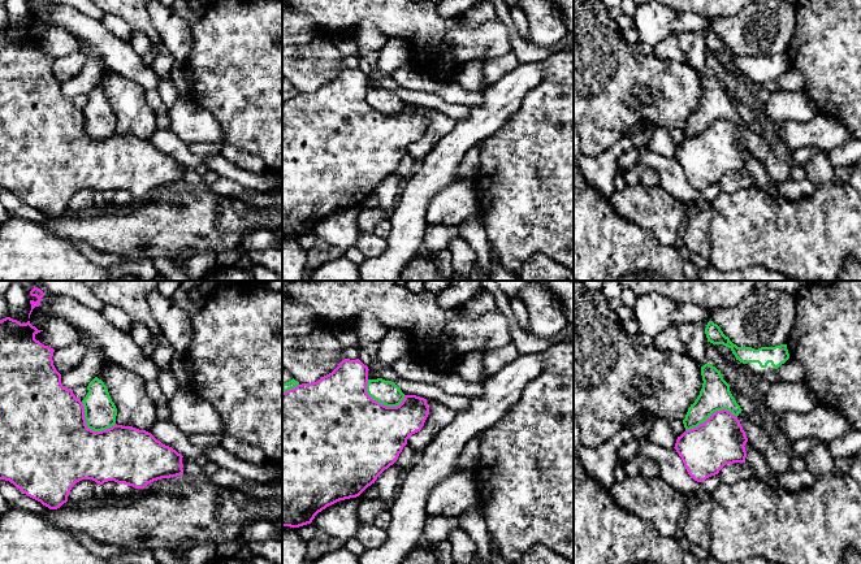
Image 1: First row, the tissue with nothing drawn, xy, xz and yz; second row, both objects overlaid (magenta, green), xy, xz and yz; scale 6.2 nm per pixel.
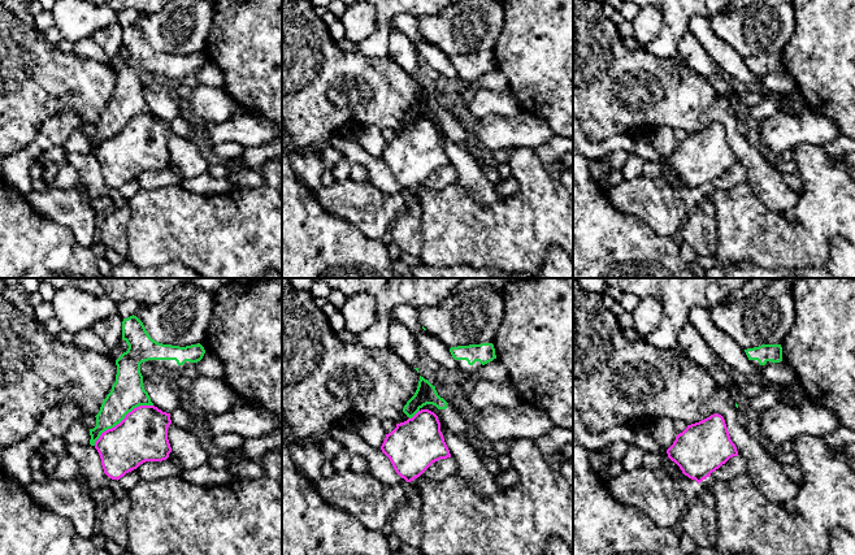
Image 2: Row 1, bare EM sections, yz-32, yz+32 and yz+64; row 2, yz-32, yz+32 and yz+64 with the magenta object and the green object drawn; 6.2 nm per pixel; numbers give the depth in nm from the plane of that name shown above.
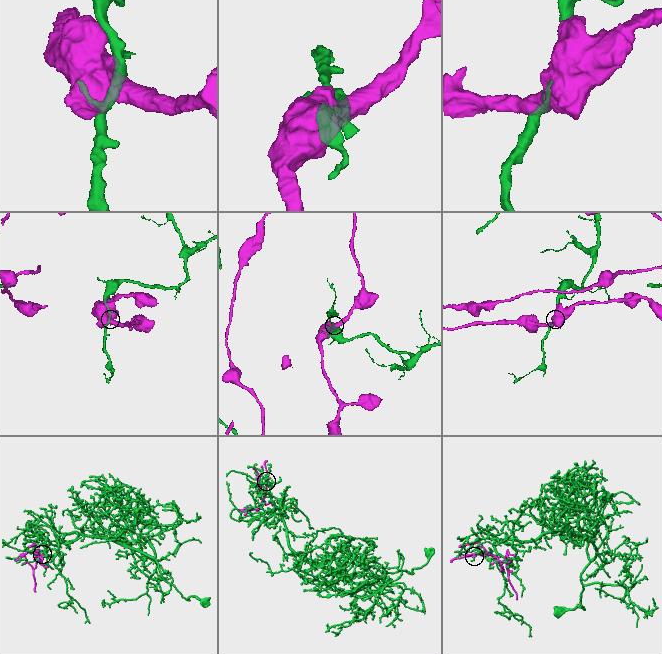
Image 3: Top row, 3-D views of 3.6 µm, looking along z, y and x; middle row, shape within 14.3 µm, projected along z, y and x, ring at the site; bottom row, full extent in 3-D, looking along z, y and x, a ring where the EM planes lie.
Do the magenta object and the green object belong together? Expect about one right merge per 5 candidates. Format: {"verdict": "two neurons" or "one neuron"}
{"verdict": "two neurons"}

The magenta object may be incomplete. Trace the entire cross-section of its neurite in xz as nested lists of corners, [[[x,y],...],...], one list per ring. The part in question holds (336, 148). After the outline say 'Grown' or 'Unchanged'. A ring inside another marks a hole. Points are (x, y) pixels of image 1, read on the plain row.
[[[345,68],[319,90],[282,101],[282,235],[299,237],[311,233],[326,216],[359,205],[397,170],[407,148],[424,135],[429,123],[427,108],[404,104],[397,116],[380,113],[367,101],[368,79],[359,68]]]. Unchanged

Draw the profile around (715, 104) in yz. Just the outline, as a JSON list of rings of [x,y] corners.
[[[710,73],[701,75],[702,97],[683,129],[685,139],[697,136],[714,121],[727,118],[734,125],[743,120],[730,100],[730,94],[723,88],[721,79]]]

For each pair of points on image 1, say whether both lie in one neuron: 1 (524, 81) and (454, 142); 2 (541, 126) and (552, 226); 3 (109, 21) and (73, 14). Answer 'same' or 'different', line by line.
1: same
2: same
3: different

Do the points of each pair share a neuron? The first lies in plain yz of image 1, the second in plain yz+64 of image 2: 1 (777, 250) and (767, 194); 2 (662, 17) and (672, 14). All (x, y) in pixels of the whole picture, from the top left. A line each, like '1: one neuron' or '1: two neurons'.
1: two neurons
2: two neurons

